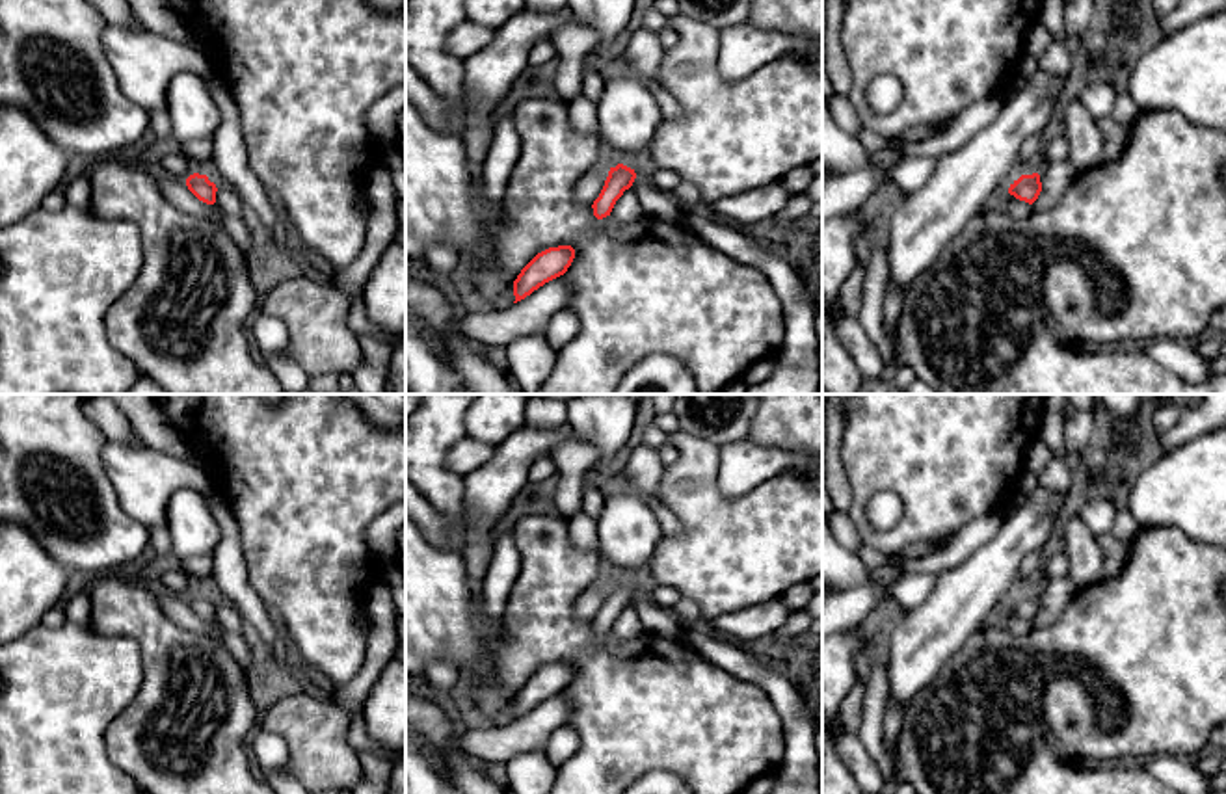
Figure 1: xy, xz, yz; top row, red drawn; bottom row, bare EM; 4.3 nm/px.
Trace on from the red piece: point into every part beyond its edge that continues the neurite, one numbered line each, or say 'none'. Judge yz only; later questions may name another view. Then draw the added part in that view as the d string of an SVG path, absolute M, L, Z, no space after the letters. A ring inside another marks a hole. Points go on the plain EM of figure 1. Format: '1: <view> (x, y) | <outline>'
none

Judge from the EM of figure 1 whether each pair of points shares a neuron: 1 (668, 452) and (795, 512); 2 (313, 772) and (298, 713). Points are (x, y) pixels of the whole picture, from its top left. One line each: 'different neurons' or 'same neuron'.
1: different neurons
2: same neuron

